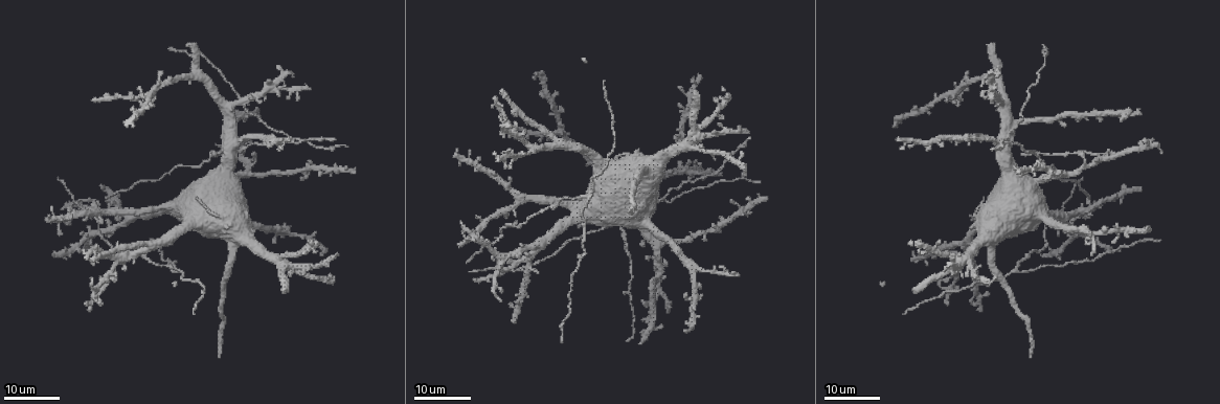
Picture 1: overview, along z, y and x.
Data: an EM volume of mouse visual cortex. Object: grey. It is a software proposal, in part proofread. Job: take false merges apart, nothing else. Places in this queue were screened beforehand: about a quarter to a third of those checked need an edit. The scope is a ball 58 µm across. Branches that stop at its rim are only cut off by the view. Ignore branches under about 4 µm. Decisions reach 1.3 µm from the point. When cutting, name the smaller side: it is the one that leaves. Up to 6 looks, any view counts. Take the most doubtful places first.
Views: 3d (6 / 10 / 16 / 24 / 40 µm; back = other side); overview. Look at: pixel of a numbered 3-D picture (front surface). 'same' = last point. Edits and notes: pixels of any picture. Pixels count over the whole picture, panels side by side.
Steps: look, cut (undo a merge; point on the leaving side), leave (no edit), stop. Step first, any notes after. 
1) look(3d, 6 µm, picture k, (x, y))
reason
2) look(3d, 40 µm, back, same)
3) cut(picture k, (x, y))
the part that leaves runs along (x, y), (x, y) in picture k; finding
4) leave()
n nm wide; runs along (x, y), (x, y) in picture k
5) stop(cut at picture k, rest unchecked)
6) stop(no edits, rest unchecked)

look(3d, 24 µm, picture 1, (1038, 153))
four-way junction

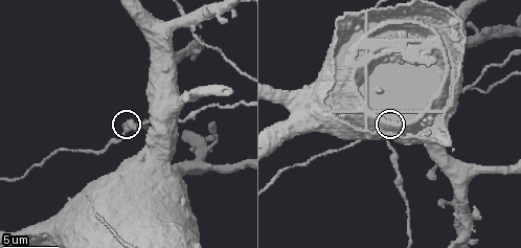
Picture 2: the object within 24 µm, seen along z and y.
look(3d, 6 µm, same)

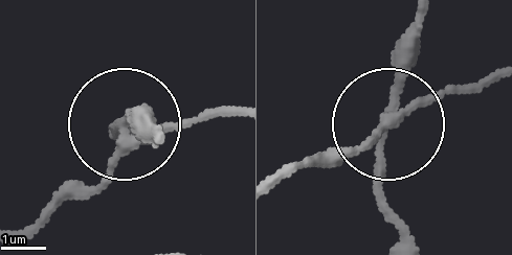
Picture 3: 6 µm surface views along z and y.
cut(picture 3, (379, 187))
210 nm wide; two neurons meet here

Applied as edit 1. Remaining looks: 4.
look(3d, 16 µm, picture 1, (302, 141))

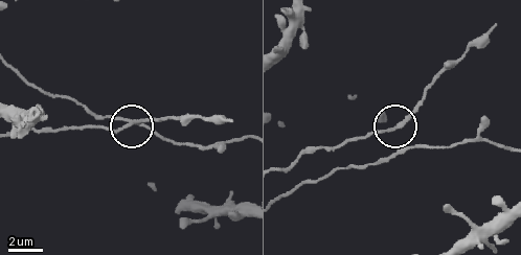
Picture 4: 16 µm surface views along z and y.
look(3d, 10 µm, picture 4, (392, 130))

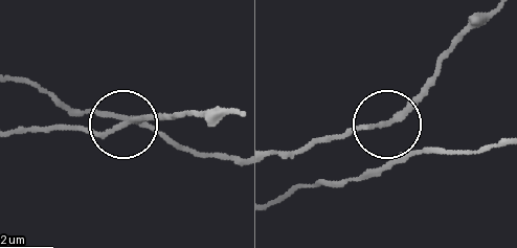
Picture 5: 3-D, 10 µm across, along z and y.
leave()
150 nm wide; runs along (274, 154), (388, 125), (433, 82) in picture 5; one neuron here

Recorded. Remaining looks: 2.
stop(cut at picture 3, rest unchecked)

